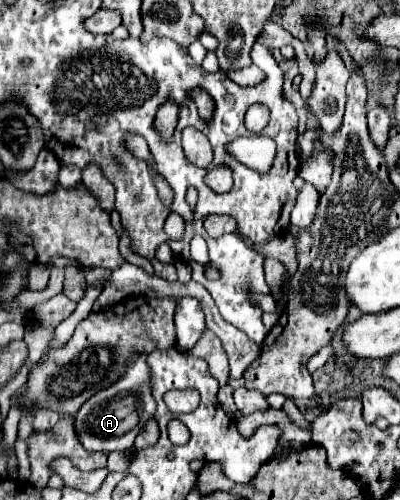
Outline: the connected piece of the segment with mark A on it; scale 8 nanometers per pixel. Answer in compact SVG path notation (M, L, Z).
M137 355L133 365L127 367L127 373L121 377L121 381L99 391L75 415L77 435L87 451L111 453L131 449L137 433L143 429L147 419L155 415L155 401L151 397L151 377L145 357L147 355Z

